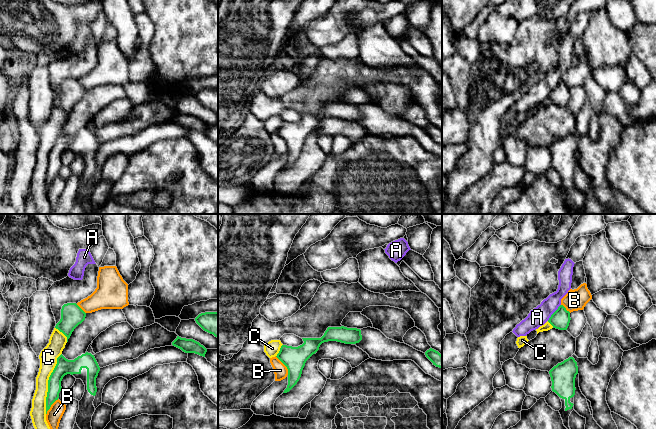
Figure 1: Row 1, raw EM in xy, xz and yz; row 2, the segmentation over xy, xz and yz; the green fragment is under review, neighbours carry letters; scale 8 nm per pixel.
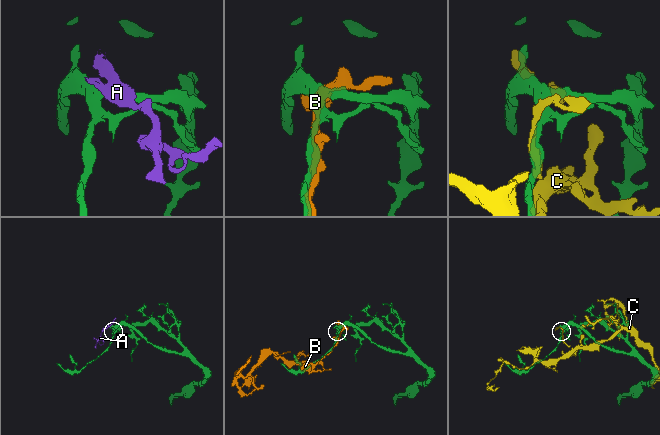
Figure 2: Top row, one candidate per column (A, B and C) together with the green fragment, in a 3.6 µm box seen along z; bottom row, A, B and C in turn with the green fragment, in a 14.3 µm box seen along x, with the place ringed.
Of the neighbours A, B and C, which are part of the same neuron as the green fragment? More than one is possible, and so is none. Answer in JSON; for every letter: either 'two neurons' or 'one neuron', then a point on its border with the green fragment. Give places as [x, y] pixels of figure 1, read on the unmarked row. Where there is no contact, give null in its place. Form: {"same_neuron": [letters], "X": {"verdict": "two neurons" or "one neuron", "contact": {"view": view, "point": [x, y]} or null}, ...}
{"same_neuron": [], "A": {"verdict": "two neurons", "contact": {"view": "yz", "point": [554, 88]}}, "B": {"verdict": "two neurons", "contact": {"view": "xz", "point": [284, 140]}}, "C": {"verdict": "two neurons", "contact": {"view": "xy", "point": [48, 159]}}}

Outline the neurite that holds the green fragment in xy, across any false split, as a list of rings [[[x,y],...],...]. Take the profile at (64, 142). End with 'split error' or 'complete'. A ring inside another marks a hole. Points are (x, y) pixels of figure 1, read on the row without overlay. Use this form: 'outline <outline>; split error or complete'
outline [[[86,128],[74,136],[68,136],[61,130],[57,134],[57,140],[48,156],[46,190],[51,181],[59,174],[63,153],[67,150],[71,150],[76,155],[81,155],[85,161],[85,168],[79,177],[76,199],[84,208],[86,214],[92,214],[94,208],[91,203],[91,196],[95,188],[93,177],[97,168],[96,154],[99,147],[100,143],[94,131],[91,129]]]; split error

